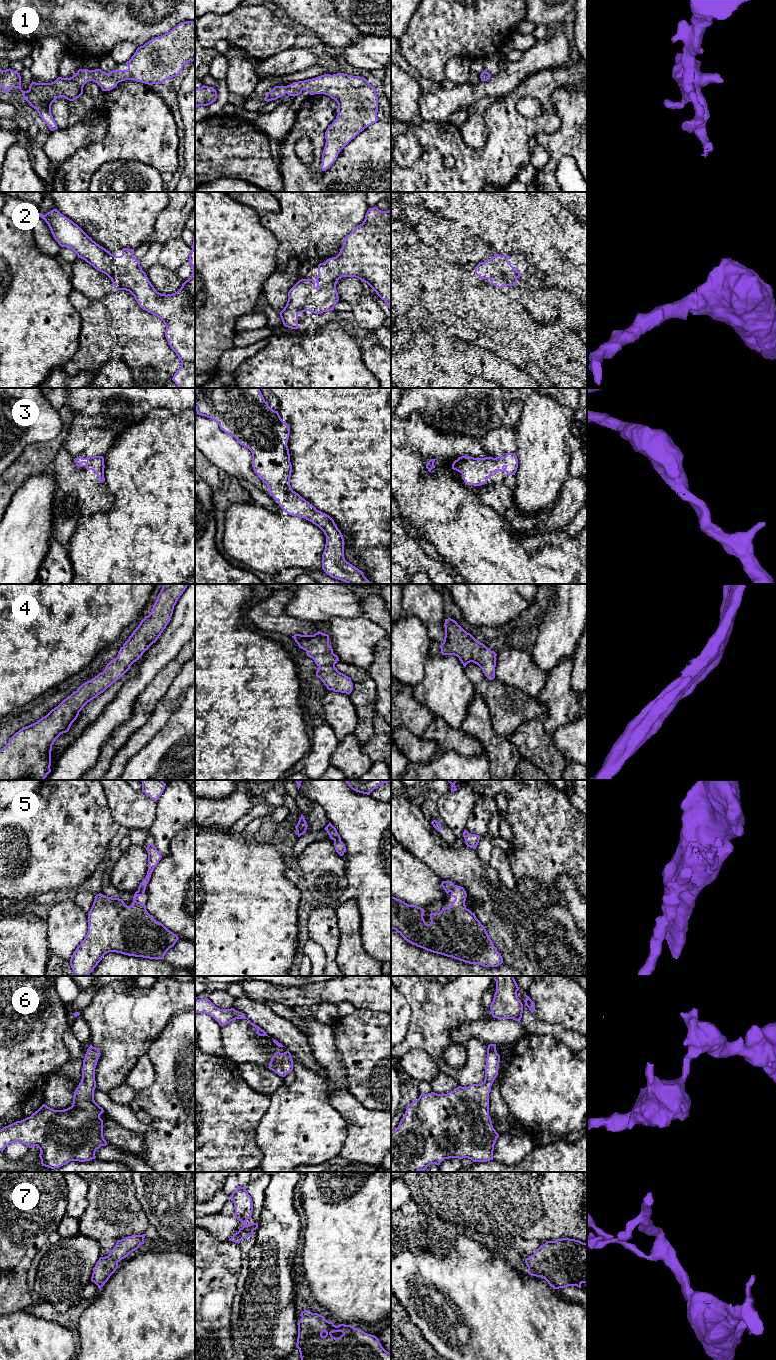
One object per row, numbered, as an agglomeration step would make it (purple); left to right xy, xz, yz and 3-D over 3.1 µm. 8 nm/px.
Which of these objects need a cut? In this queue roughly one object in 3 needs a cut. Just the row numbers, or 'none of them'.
5

